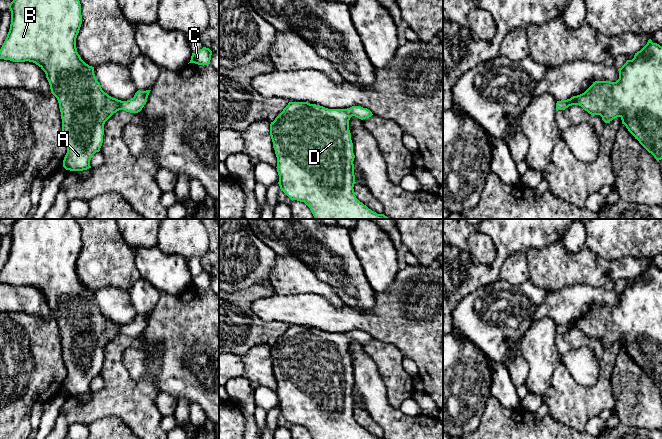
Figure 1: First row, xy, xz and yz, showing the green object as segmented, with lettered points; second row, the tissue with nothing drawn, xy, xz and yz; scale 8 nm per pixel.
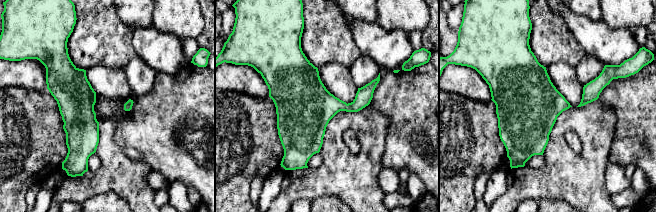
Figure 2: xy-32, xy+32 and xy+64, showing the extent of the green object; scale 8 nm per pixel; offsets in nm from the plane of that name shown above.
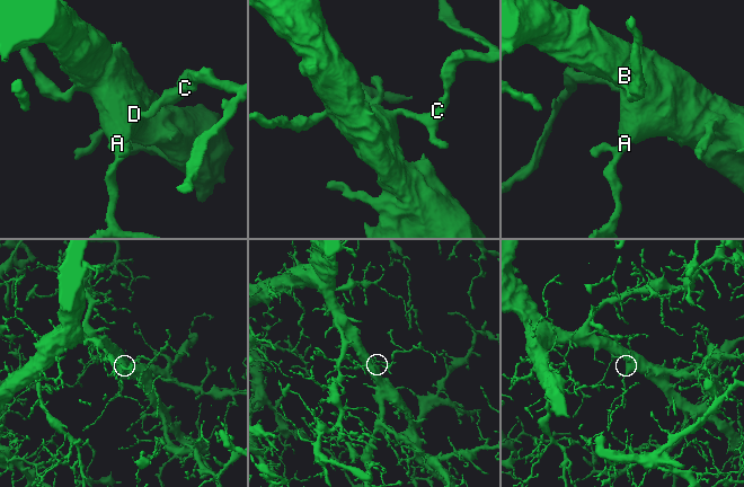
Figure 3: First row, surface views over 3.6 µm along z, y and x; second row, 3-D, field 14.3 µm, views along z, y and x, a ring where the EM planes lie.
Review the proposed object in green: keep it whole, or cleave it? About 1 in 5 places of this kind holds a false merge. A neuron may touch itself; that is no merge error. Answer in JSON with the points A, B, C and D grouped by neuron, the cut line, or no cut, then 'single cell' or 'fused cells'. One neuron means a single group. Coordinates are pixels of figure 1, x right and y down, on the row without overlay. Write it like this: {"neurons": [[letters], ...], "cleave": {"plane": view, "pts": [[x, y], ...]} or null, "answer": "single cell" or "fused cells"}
{"neurons": [["A", "B", "C", "D"]], "cleave": null, "answer": "single cell"}

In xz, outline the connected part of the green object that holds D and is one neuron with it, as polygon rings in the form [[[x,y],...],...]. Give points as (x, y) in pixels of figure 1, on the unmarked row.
[[[289,326],[270,348],[270,360],[277,381],[279,410],[292,425],[304,426],[313,439],[384,439],[377,438],[360,426],[354,416],[353,367],[349,344],[355,340],[361,344],[373,338],[367,332],[352,330],[347,333],[328,333],[308,326]]]

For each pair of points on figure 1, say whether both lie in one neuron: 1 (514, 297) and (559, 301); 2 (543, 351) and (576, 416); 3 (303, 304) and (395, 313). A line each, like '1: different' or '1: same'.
1: different
2: different
3: same

